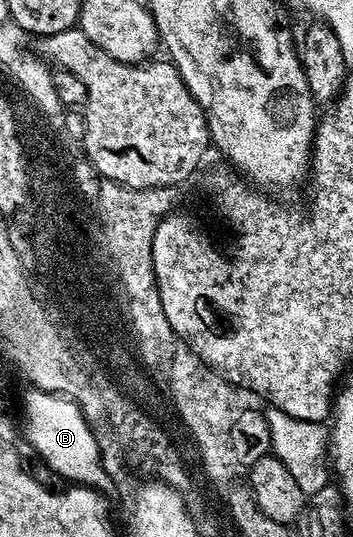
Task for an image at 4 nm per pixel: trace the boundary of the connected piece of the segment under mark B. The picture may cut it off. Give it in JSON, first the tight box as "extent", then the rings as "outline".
{"extent":[23,387,115,498],"outline":[[[28,387],[23,393],[24,435],[47,465],[67,482],[88,486],[107,498],[115,498],[115,483],[109,475],[100,447],[83,408],[69,396]]]}

